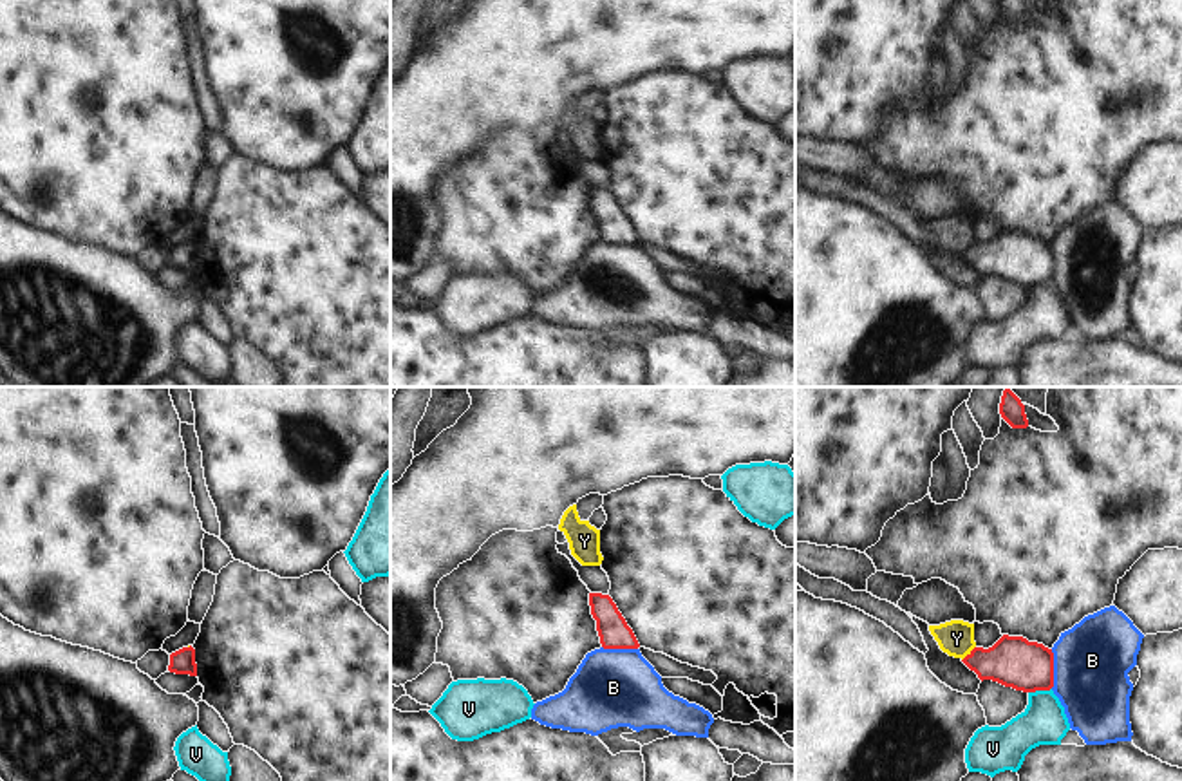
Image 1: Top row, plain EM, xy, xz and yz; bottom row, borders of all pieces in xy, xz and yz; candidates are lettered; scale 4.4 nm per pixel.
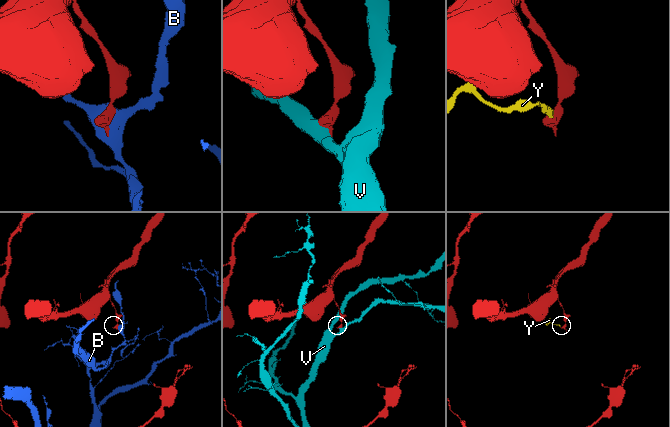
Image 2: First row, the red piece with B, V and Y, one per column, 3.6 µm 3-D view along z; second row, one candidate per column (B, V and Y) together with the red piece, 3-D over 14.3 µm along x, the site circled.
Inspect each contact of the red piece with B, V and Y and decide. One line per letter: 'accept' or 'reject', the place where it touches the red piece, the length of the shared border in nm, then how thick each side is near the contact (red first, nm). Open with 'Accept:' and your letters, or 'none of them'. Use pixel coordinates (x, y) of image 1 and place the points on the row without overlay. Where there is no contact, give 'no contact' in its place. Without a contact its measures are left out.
Accept: none of them
B: reject | yz (1052, 264) | 180 nm | 220/340 nm
V: reject | yz (1040, 284) | 110 nm | 220/200 nm
Y: reject | yz (971, 248) | 90 nm | 220/160 nm

